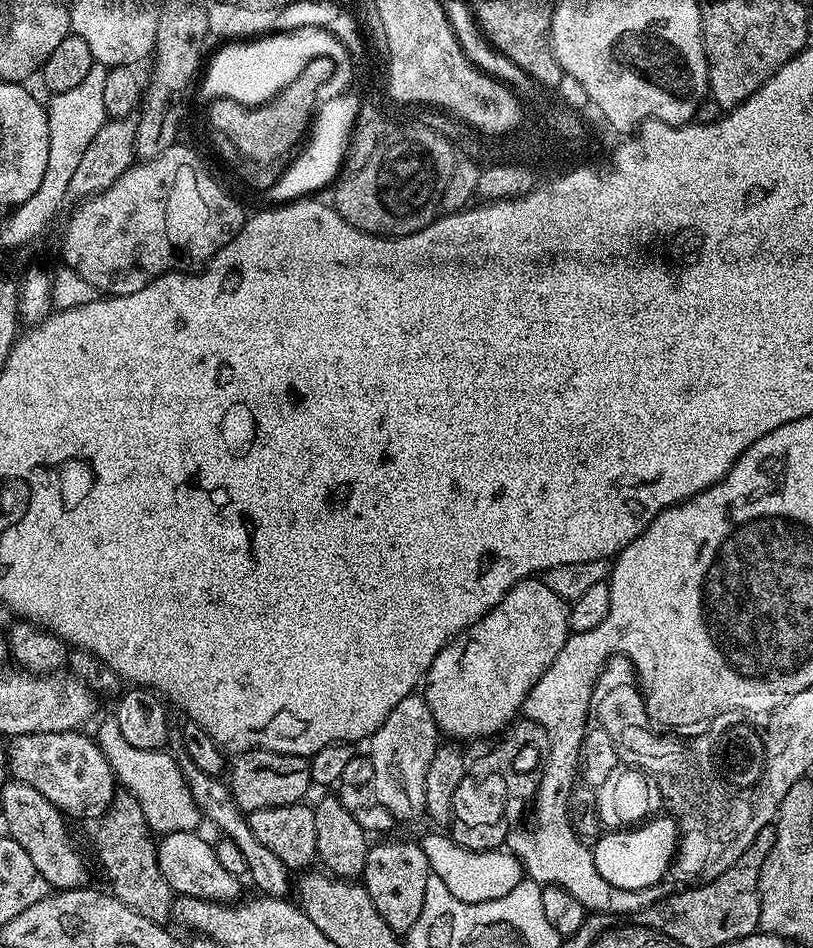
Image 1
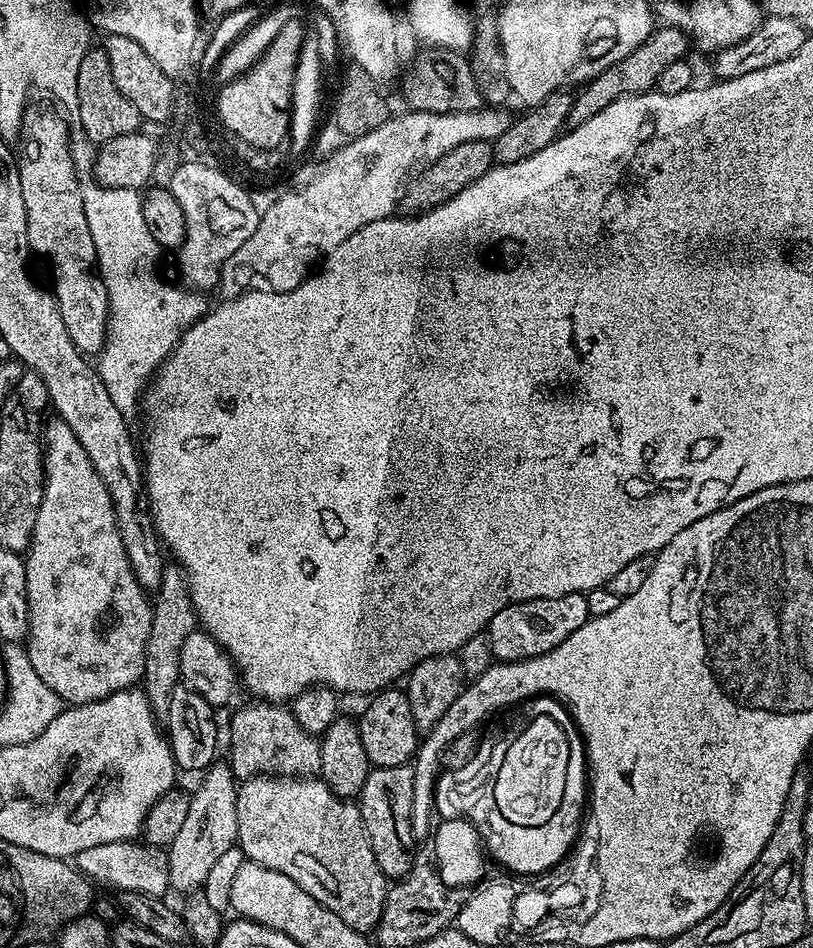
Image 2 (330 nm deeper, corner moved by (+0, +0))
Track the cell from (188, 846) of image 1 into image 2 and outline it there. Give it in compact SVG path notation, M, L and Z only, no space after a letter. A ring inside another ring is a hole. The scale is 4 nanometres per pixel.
M119 840L106 842L102 846L90 846L90 850L82 850L74 857L74 863L81 877L92 882L98 880L102 884L110 884L116 890L158 897L163 897L169 891L168 853L163 847L147 842Z

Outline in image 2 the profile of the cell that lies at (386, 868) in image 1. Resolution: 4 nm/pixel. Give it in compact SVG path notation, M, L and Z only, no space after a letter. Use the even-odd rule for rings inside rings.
M411 763L402 766L373 767L358 797L360 813L374 850L378 866L389 878L403 878L412 869L414 837L412 835L412 803L414 802L414 770Z

